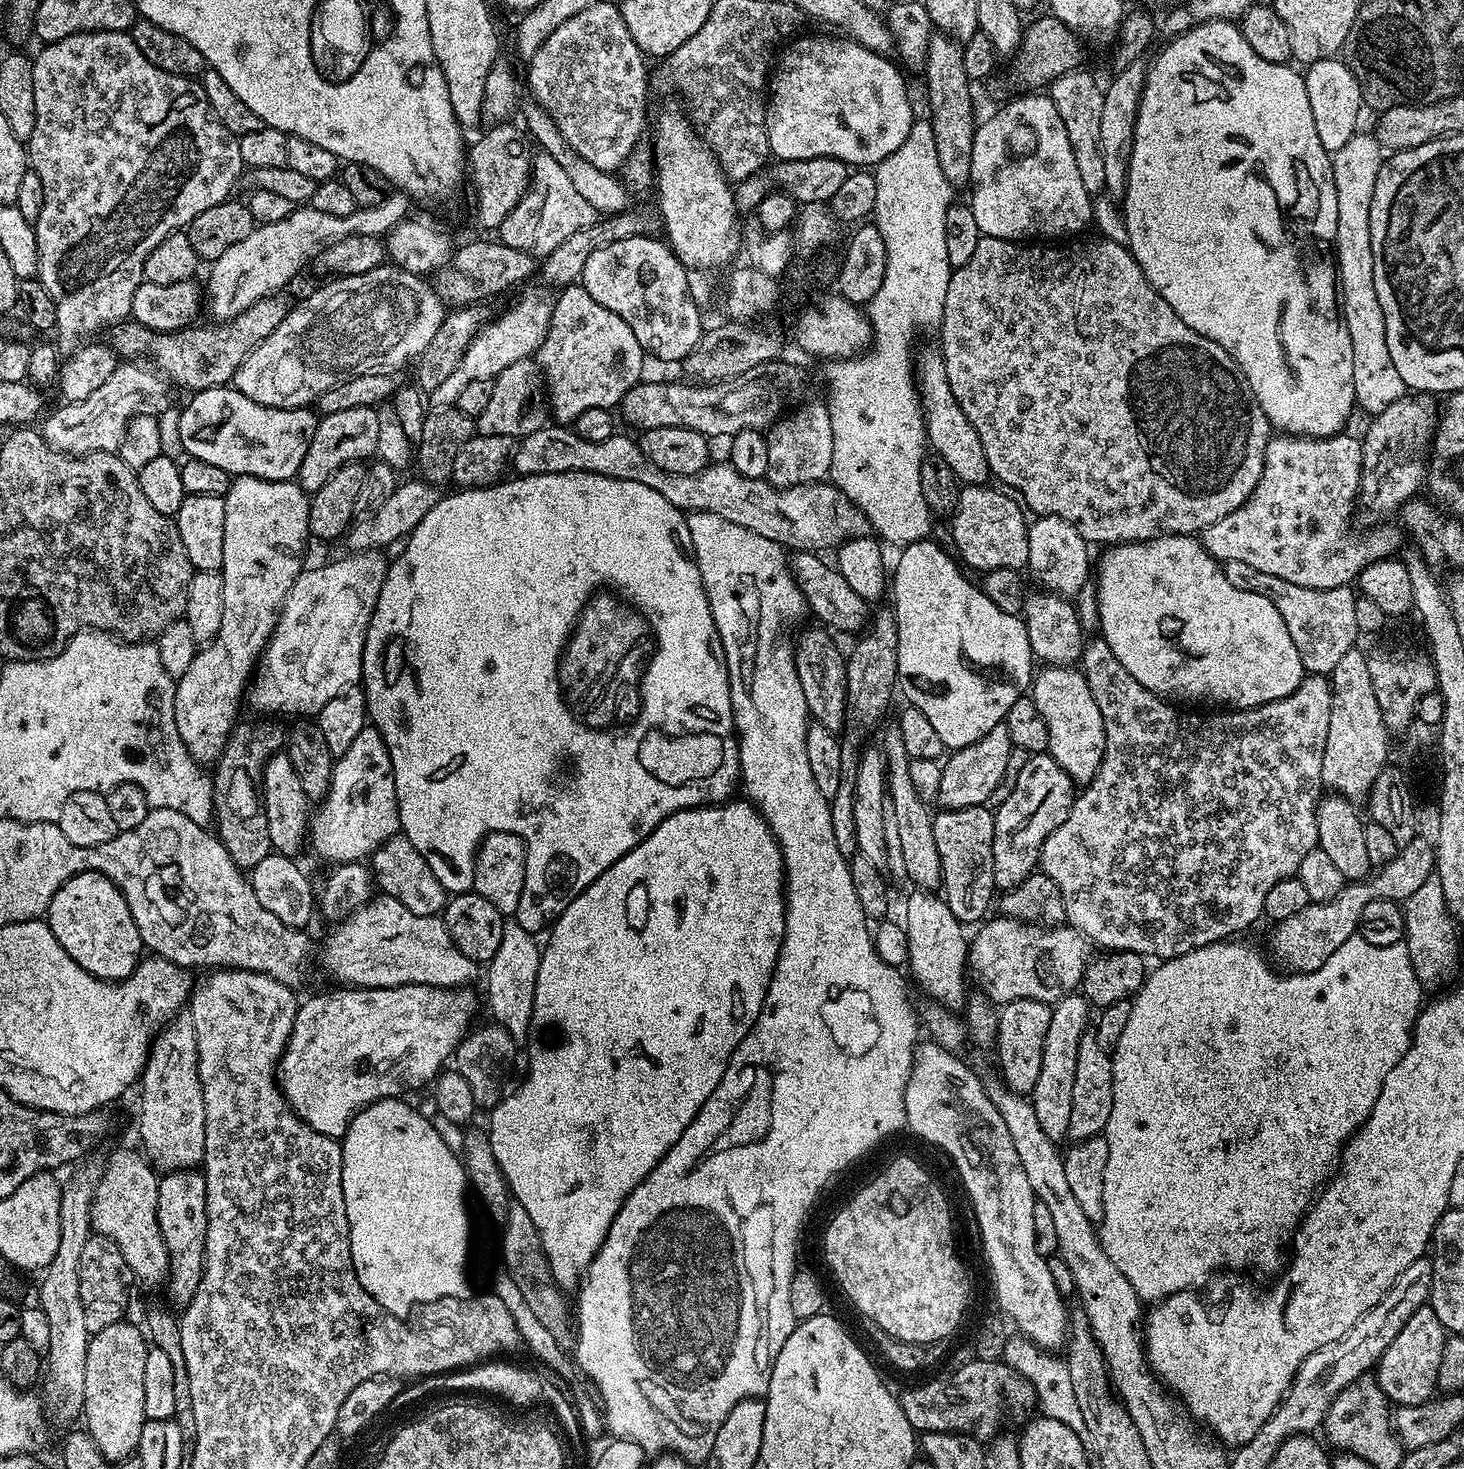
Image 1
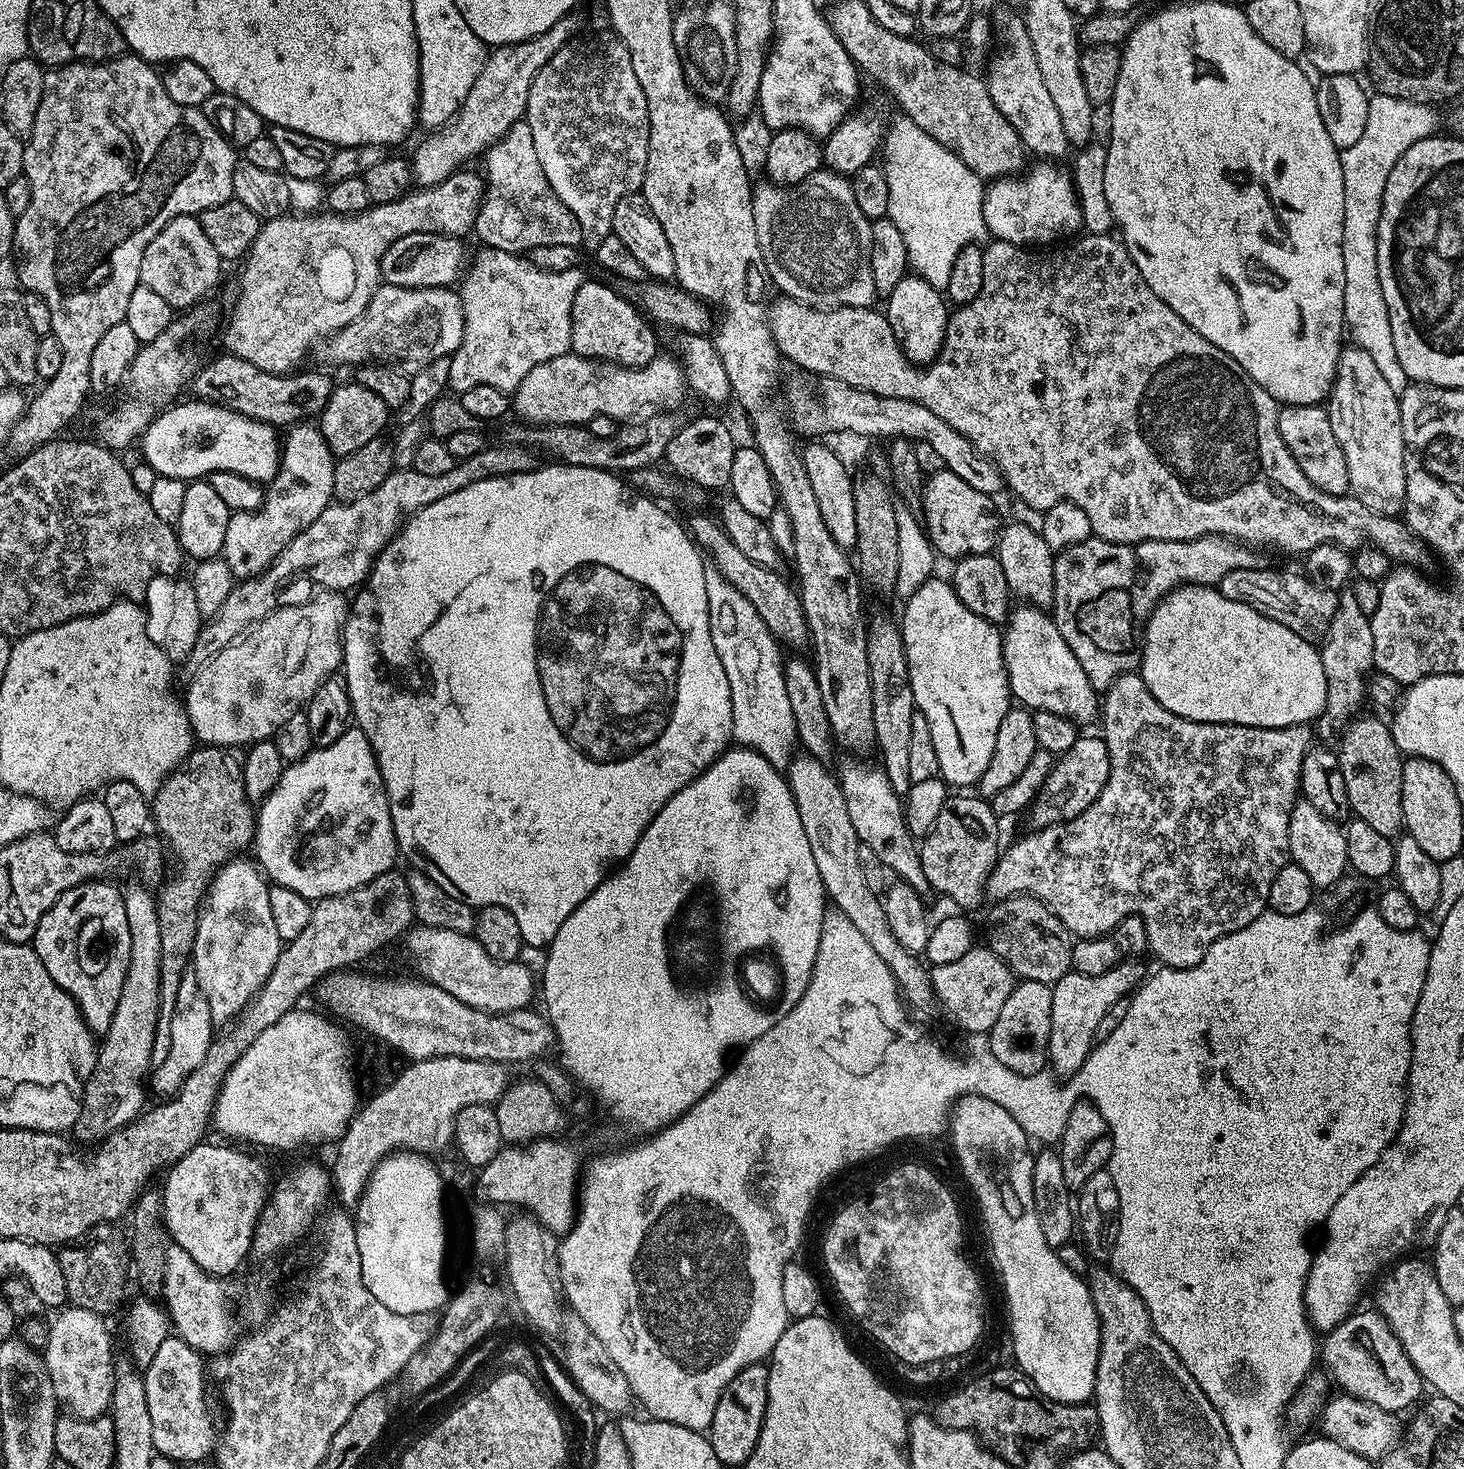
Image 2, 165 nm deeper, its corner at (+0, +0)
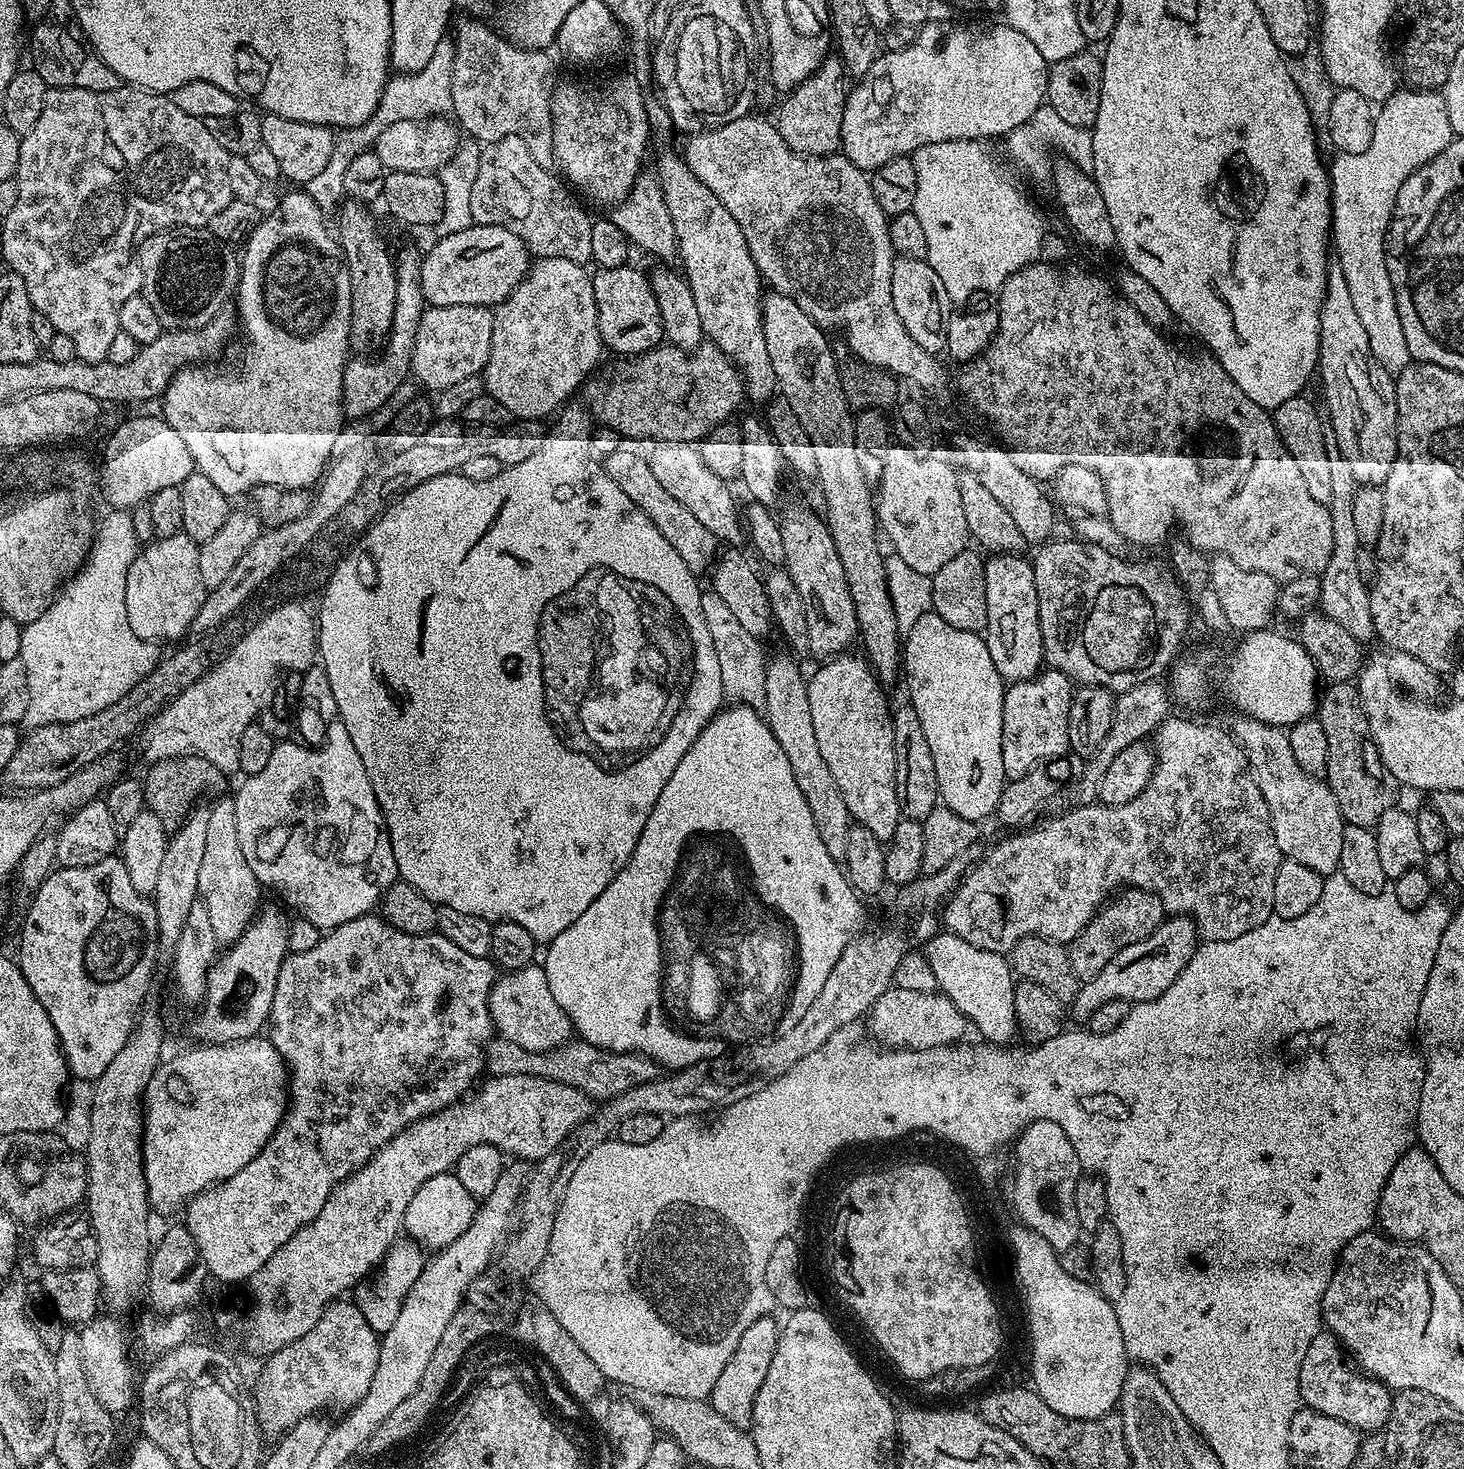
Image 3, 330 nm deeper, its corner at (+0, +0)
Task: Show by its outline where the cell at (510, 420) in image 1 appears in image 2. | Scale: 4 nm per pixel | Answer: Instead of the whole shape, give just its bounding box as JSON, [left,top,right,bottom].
[510,354,686,426]

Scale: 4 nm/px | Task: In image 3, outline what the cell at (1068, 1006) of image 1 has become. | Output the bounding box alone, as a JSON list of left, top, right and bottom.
[1070,916,1198,1022]

